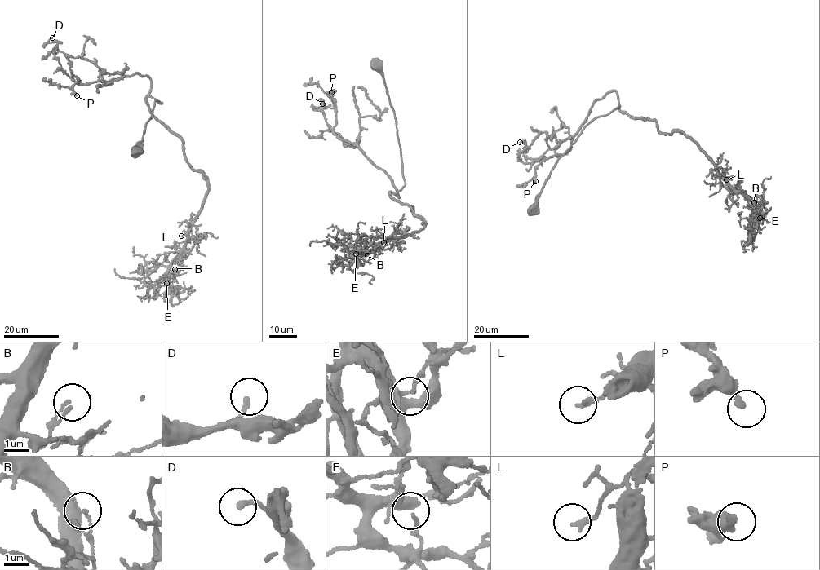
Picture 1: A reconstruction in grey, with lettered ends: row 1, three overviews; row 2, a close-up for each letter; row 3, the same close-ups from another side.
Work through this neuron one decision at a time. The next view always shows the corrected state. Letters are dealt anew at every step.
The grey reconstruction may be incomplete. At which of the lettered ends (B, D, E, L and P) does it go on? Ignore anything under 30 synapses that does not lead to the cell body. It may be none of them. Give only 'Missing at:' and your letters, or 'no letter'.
Missing at: P

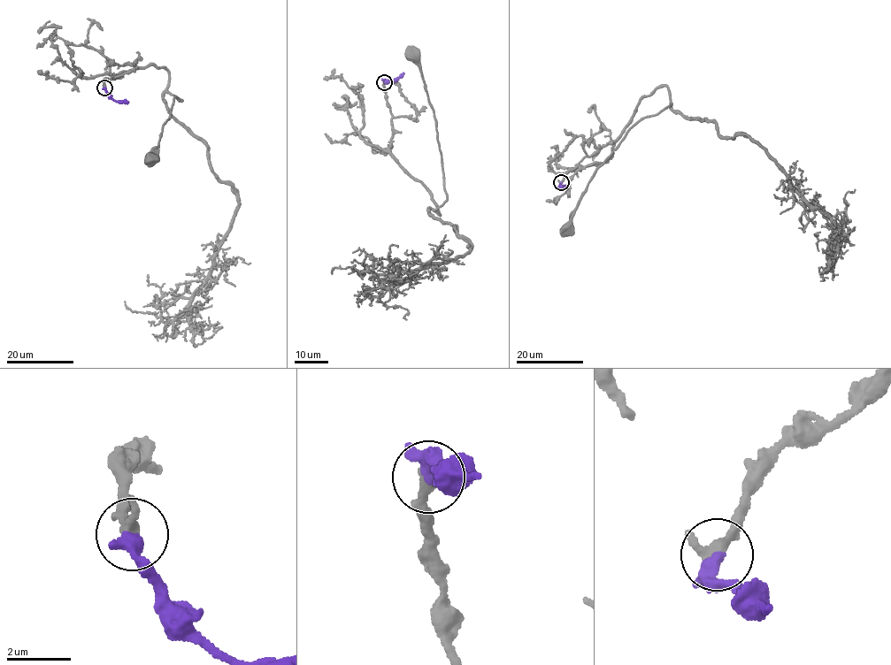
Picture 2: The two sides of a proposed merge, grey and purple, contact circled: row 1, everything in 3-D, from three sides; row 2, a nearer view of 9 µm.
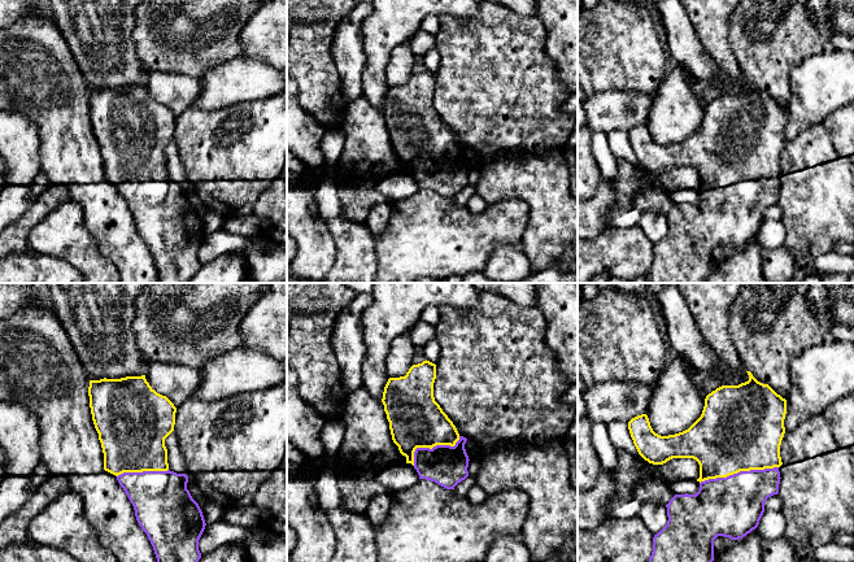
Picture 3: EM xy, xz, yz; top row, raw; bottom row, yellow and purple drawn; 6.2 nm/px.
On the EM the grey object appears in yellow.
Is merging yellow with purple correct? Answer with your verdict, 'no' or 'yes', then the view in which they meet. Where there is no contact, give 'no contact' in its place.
yes; contact in yz

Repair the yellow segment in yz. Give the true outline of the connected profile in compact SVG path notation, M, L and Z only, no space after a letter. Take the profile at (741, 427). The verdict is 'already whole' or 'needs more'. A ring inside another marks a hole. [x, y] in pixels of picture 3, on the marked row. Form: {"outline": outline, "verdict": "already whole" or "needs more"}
{"outline": "M746 371L749 375L749 380L741 383L738 385L722 385L709 393L705 398L705 406L701 417L685 431L661 436L655 434L650 426L649 418L646 414L637 415L628 422L628 430L633 444L639 452L639 454L653 465L663 465L672 458L693 458L700 465L700 478L697 482L700 483L700 489L696 495L675 495L670 502L666 505L667 507L667 524L653 537L653 552L649 558L649 562L713 562L714 561L714 540L718 536L729 537L731 540L738 540L755 530L759 524L759 520L764 513L764 502L768 497L779 493L780 484L780 471L779 467L783 465L780 457L780 445L785 434L784 419L787 414L787 400L777 395L768 384L763 384L758 382L750 371Z", "verdict": "needs more"}

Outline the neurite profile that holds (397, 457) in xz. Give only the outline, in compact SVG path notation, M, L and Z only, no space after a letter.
M365 387L348 393L341 419L345 435L335 453L335 471L340 466L349 466L372 475L387 465L406 463L406 457L392 440L382 400Z

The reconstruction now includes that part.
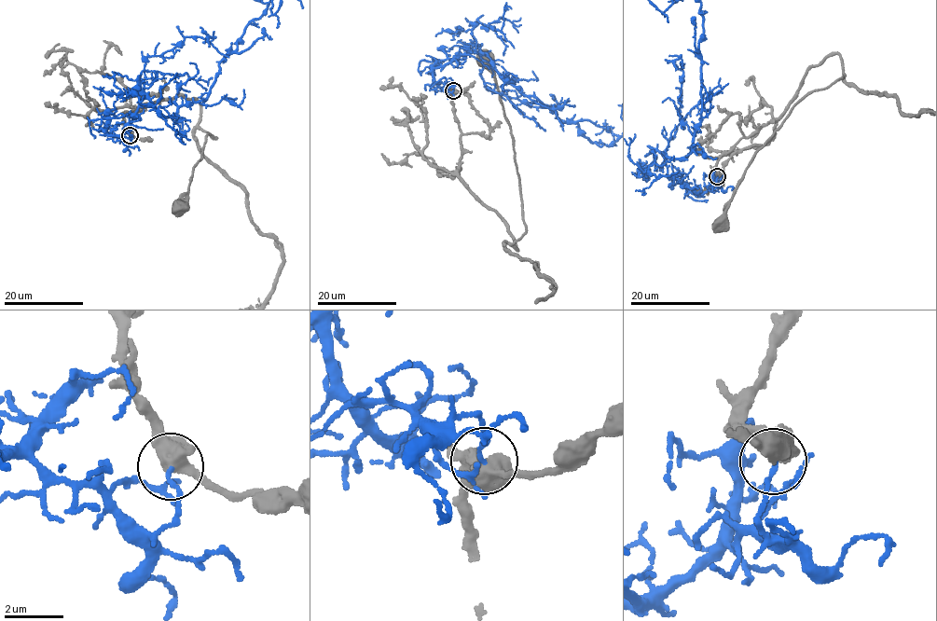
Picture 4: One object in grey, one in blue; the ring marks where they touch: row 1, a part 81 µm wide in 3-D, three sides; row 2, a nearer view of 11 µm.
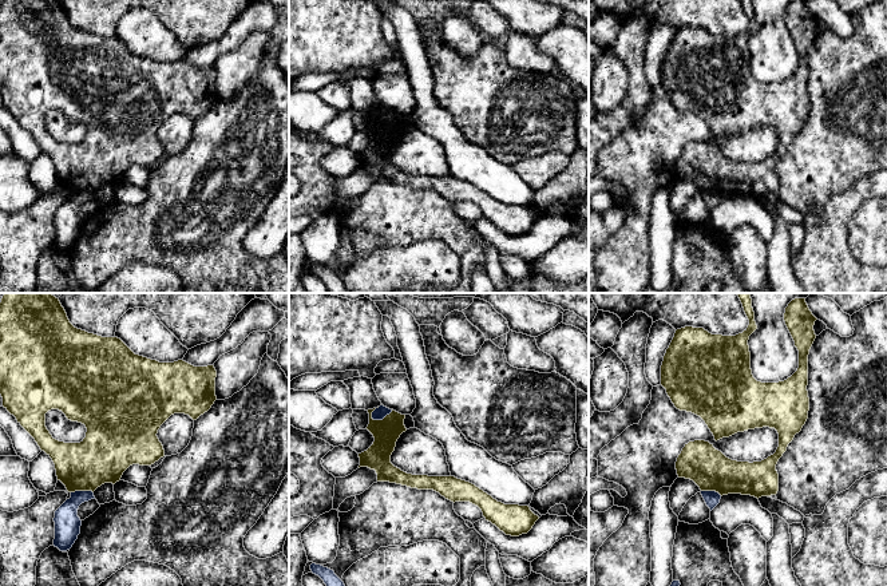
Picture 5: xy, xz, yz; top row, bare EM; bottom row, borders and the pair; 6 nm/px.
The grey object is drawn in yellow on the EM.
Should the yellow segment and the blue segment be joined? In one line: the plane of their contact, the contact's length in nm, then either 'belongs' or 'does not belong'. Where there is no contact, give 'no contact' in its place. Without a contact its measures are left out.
meets yellow in xz; contact 140 nm long; does not belong

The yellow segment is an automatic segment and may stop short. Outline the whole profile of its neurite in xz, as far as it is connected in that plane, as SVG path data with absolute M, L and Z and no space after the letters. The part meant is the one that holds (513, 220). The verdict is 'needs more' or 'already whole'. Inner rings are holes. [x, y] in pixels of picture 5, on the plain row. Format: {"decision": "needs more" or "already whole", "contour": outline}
{"decision": "already whole", "contour": "M368 110L369 114L369 124L367 130L373 135L375 142L373 144L364 153L359 154L360 158L360 167L368 167L371 170L375 170L377 174L377 182L389 182L396 183L401 186L407 186L411 189L417 190L433 190L439 193L441 197L451 202L470 202L475 206L478 206L486 221L495 225L500 231L503 231L506 235L511 237L519 237L522 234L527 234L535 222L539 219L538 215L535 215L528 206L519 206L519 205L504 205L502 202L498 202L491 195L476 187L475 185L458 179L455 177L428 177L428 175L412 175L401 171L400 169L395 167L391 163L391 155L395 151L396 142L400 138L403 132L407 131L404 126L405 115L401 115L392 110L389 115L387 115L383 120L373 120L372 112L373 110Z"}

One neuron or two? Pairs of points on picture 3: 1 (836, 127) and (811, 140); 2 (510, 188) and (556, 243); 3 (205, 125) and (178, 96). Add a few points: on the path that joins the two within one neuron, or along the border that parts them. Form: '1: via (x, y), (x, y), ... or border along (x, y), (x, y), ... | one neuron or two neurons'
1: border along (823, 123), (839, 155) | two neurons
2: via (527, 194), (556, 222), (556, 226) | one neuron
3: border along (191, 105), (177, 118) | two neurons

